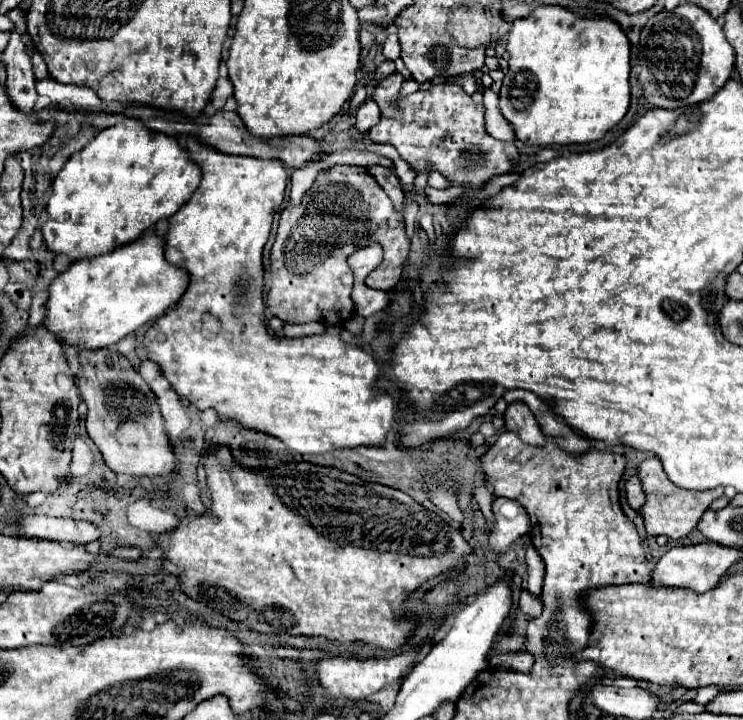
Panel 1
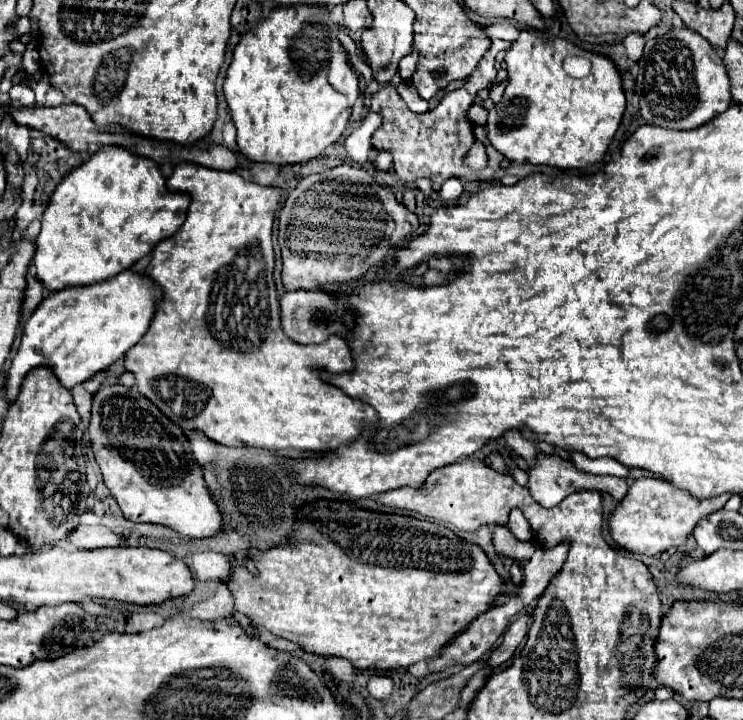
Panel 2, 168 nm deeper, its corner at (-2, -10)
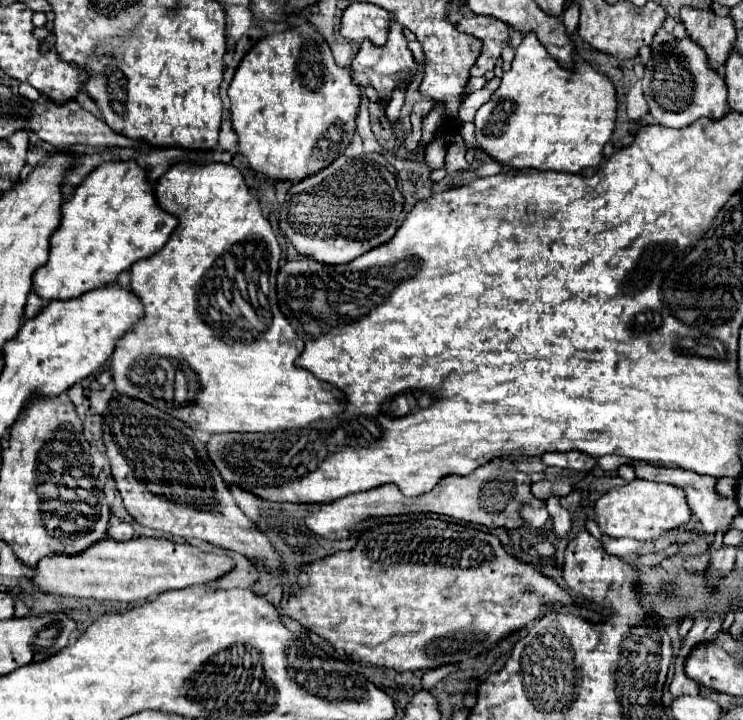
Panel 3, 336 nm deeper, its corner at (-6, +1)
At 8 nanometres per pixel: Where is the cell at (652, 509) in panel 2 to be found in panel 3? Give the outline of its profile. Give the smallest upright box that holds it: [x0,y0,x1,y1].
[595,480,689,540]

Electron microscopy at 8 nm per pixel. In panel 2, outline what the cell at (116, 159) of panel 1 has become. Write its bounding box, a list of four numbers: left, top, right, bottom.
[33,147,189,291]

